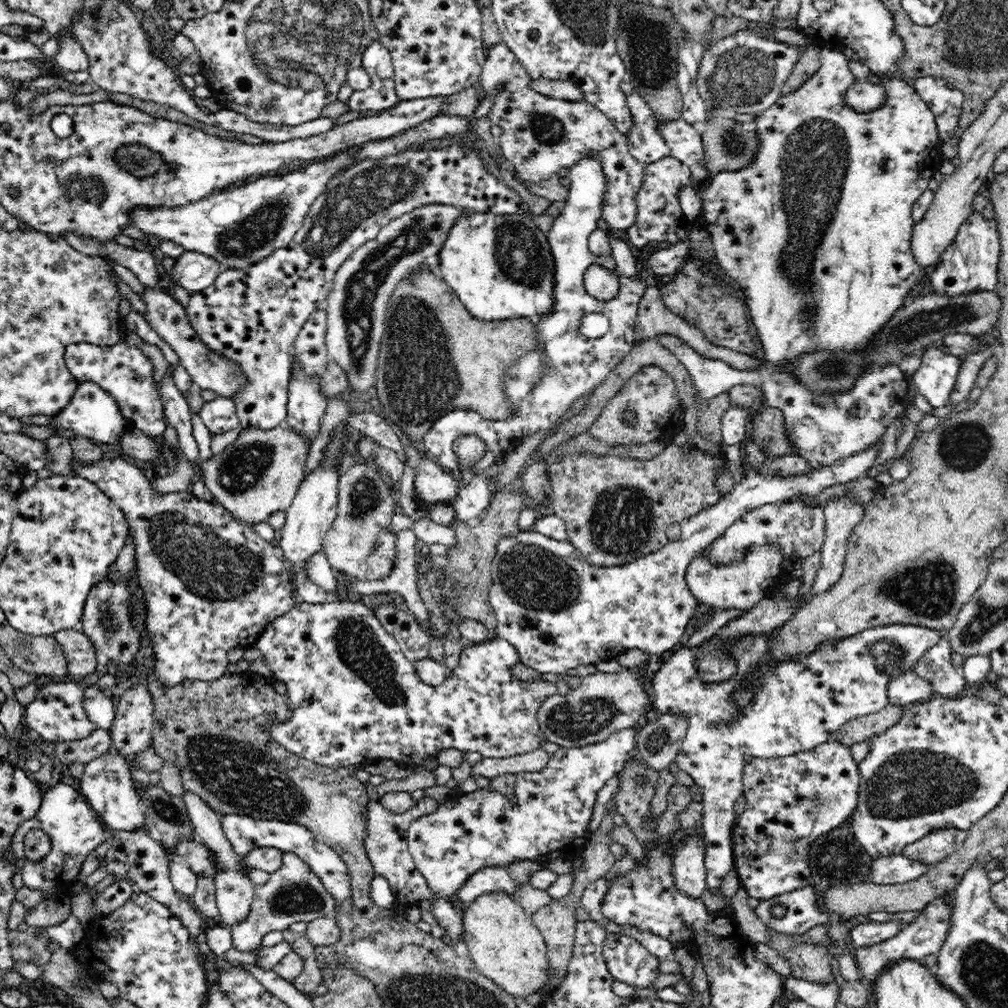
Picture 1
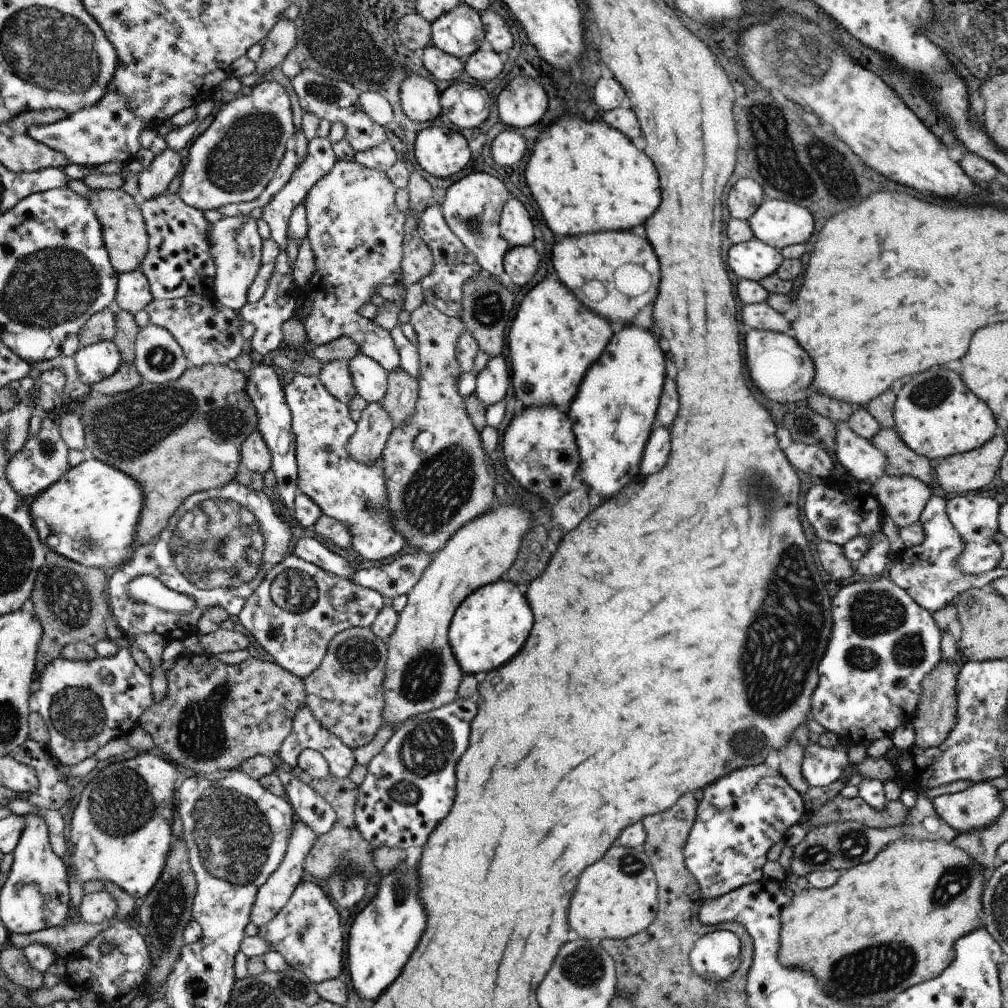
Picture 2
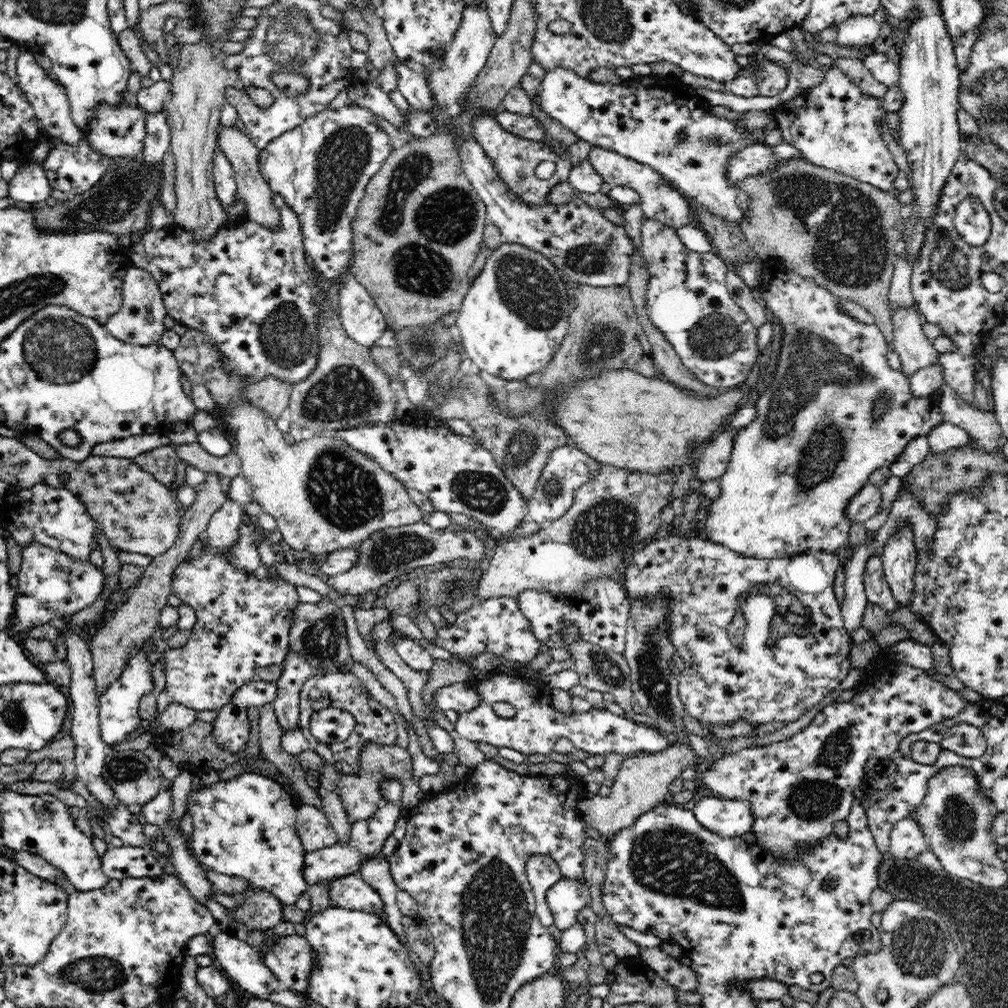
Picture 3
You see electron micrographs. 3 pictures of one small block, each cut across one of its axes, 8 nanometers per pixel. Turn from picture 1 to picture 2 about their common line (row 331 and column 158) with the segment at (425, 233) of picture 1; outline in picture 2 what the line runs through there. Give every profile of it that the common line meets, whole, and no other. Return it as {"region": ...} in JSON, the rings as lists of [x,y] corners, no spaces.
{"region":[[[151,323],[139,332],[134,364],[143,381],[150,382],[152,385],[177,380],[190,366],[172,334],[168,330]]]}

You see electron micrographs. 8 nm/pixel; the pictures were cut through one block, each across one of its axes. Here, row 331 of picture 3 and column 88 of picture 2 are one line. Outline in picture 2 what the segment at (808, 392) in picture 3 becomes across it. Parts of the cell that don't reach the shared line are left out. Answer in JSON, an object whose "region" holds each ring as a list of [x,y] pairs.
{"region":[[[154,754],[140,755],[106,766],[92,778],[70,822],[70,844],[74,852],[69,856],[80,884],[93,879],[110,880],[134,899],[144,899],[155,888],[167,868],[172,842],[172,818],[174,818],[174,792],[178,780],[178,768],[166,758]]]}

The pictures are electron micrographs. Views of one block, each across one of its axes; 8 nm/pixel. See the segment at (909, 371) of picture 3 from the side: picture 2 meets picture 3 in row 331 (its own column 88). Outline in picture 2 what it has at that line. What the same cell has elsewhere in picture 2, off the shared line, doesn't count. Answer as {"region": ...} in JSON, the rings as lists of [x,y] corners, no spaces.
{"region":[[[102,890],[84,896],[79,918],[92,925],[110,923],[117,911],[117,901],[106,890]]]}

